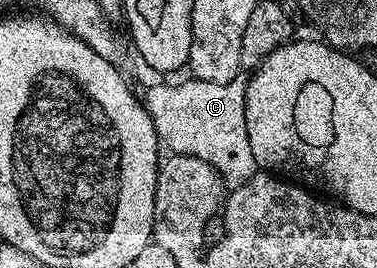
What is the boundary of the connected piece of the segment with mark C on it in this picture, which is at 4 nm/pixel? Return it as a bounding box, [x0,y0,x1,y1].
[143,72,258,185]

